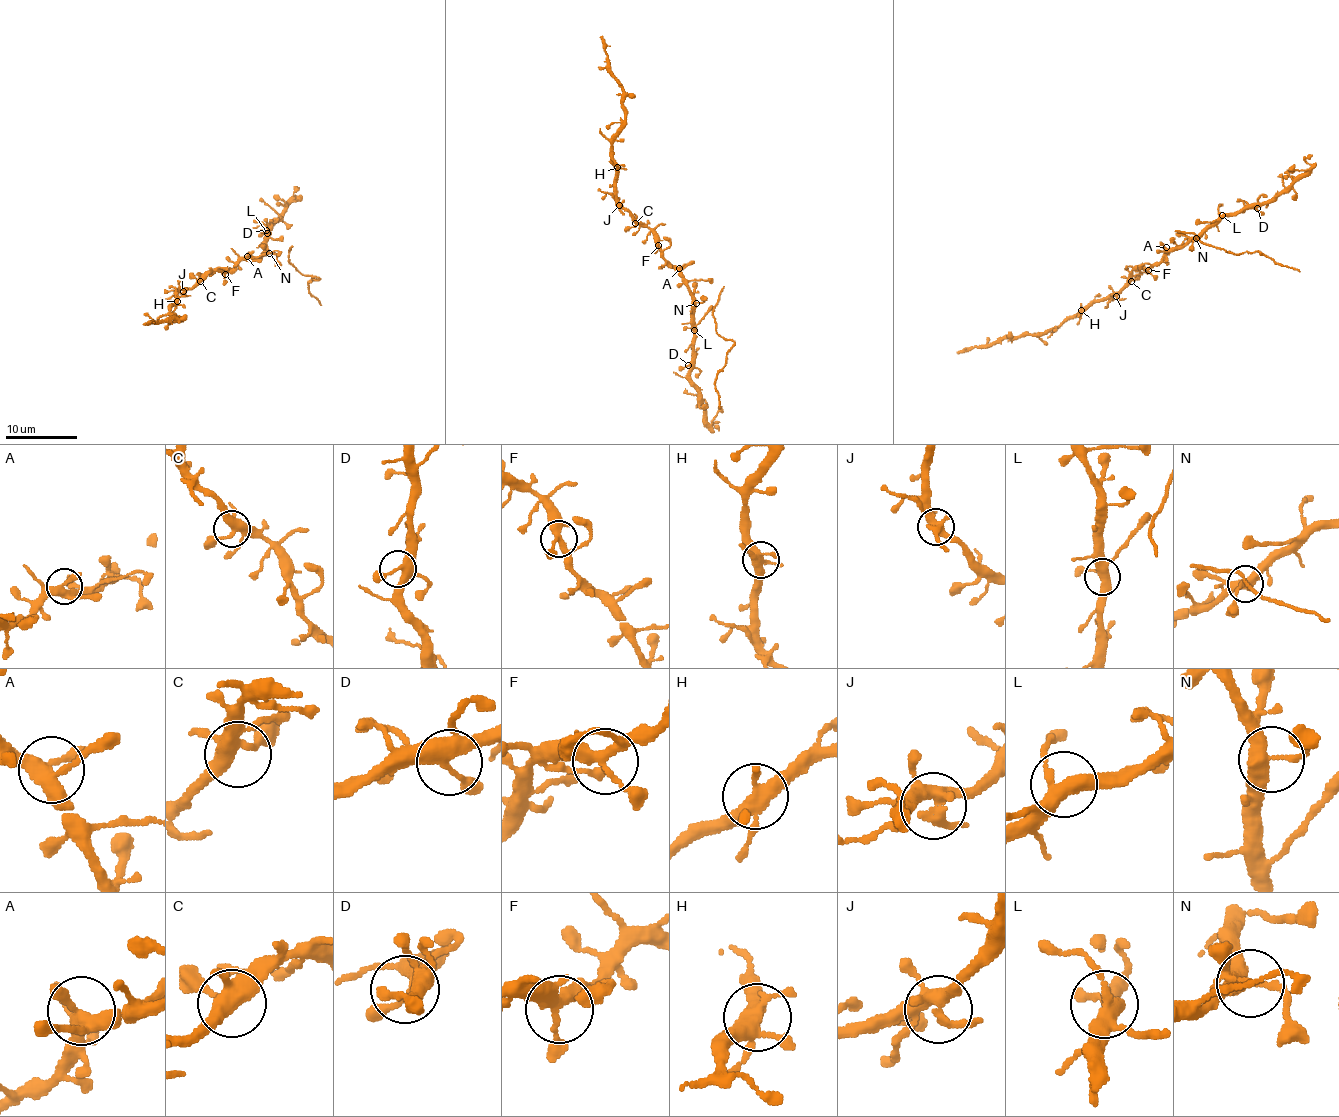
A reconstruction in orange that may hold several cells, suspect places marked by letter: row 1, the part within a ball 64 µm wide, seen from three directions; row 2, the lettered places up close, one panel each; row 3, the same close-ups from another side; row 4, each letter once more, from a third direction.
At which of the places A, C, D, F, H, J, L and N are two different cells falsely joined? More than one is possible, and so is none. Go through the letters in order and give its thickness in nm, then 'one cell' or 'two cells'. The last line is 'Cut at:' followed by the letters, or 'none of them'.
A: 380 nm | one cell
C: 400 nm | one cell
D: 360 nm | one cell
F: 280 nm | one cell
H: 400 nm | one cell
J: 320 nm | one cell
L: 380 nm | one cell
N: 400 nm | one cell
Cut at: none of them

